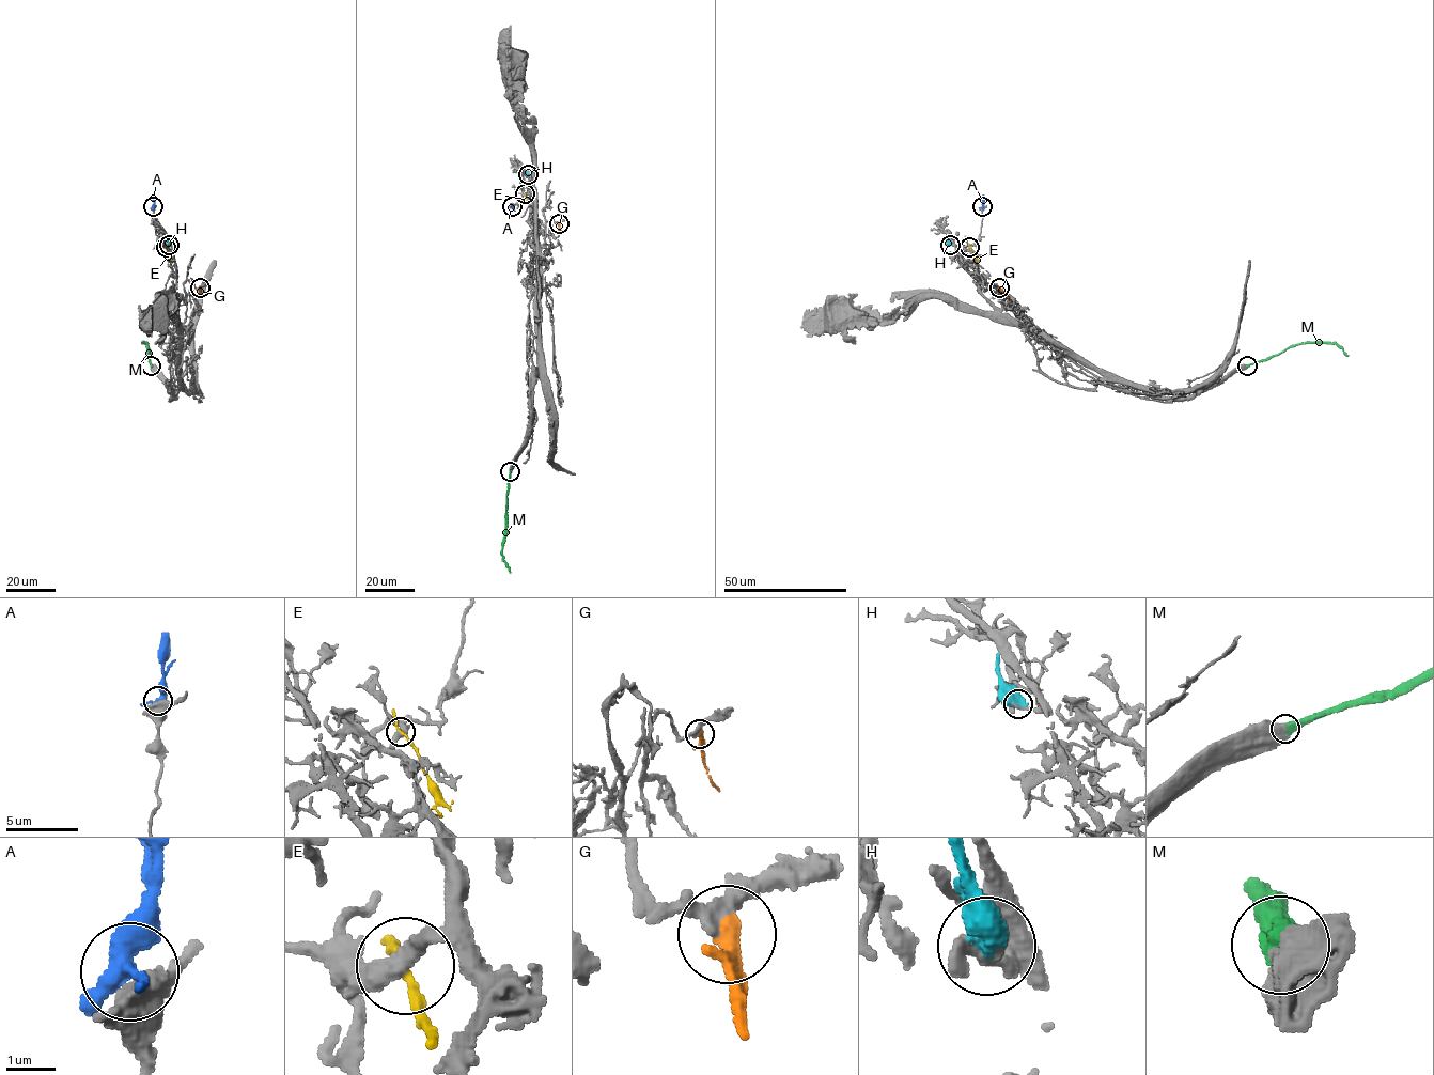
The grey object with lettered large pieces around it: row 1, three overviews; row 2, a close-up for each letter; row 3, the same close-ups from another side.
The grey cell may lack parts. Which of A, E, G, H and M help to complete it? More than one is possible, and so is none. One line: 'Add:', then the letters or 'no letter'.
Add: G, M

